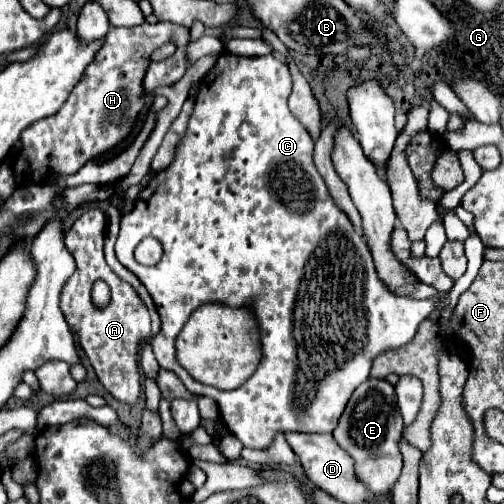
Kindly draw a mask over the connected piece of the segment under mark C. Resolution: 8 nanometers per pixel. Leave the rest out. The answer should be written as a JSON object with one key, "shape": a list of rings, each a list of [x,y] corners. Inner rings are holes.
{"shape":[[[221,54],[215,62],[215,66],[205,74],[205,78],[199,84],[199,92],[195,96],[195,108],[187,126],[187,134],[181,140],[179,148],[177,148],[177,156],[173,160],[173,164],[163,170],[157,172],[153,176],[153,180],[145,186],[145,190],[141,192],[141,200],[135,200],[135,206],[129,214],[125,214],[121,218],[121,230],[119,230],[119,238],[115,244],[115,252],[119,262],[129,268],[149,290],[149,294],[155,300],[157,312],[161,316],[161,330],[151,338],[151,346],[155,352],[155,358],[159,362],[161,368],[173,370],[183,384],[187,386],[189,392],[197,394],[197,396],[211,396],[221,412],[221,418],[225,420],[225,426],[243,442],[243,446],[253,448],[253,450],[265,450],[273,444],[275,436],[279,432],[307,432],[307,434],[325,434],[325,432],[333,432],[337,428],[337,422],[353,394],[353,390],[365,382],[369,378],[369,370],[371,370],[371,362],[377,354],[387,352],[387,350],[395,350],[401,348],[403,344],[407,344],[409,340],[413,340],[417,326],[427,320],[433,312],[443,312],[447,308],[445,296],[443,292],[439,292],[437,296],[425,298],[425,300],[395,300],[395,296],[391,296],[387,292],[387,288],[383,288],[383,284],[379,284],[379,278],[375,276],[375,266],[371,264],[371,252],[367,252],[367,244],[363,242],[363,238],[355,232],[353,224],[349,222],[347,214],[343,210],[337,208],[337,204],[333,202],[323,178],[319,176],[319,172],[313,166],[313,138],[309,136],[309,132],[303,128],[303,124],[291,114],[289,106],[287,106],[287,98],[291,94],[291,72],[289,68],[279,62],[277,58],[273,58],[273,54],[267,56],[257,56],[257,58],[243,58],[243,56],[235,56],[235,54]],[[145,236],[153,236],[163,244],[163,258],[157,266],[143,266],[133,258],[133,250],[139,244],[141,238]],[[206,302],[222,302],[233,308],[239,308],[243,305],[250,307],[255,312],[255,320],[259,326],[259,334],[261,334],[261,362],[257,366],[257,370],[253,372],[253,376],[239,386],[237,390],[217,390],[213,386],[205,386],[197,380],[193,380],[189,376],[189,372],[179,364],[177,360],[177,350],[173,350],[173,340],[177,338],[177,334],[181,332],[181,328],[187,322],[189,312],[193,312],[200,305]]]}

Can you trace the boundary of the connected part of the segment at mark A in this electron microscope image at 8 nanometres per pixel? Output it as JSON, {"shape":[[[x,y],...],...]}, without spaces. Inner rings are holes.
{"shape":[[[98,208],[85,211],[71,230],[65,234],[65,248],[75,258],[75,272],[65,282],[61,294],[61,310],[69,322],[69,326],[79,334],[81,348],[91,360],[101,384],[121,402],[135,404],[141,394],[141,374],[139,374],[139,344],[143,344],[151,334],[151,320],[147,306],[139,298],[139,294],[131,288],[131,284],[123,282],[105,262],[103,256],[105,240],[106,215]],[[97,280],[109,284],[111,298],[109,304],[97,308],[91,300],[91,288]]]}

